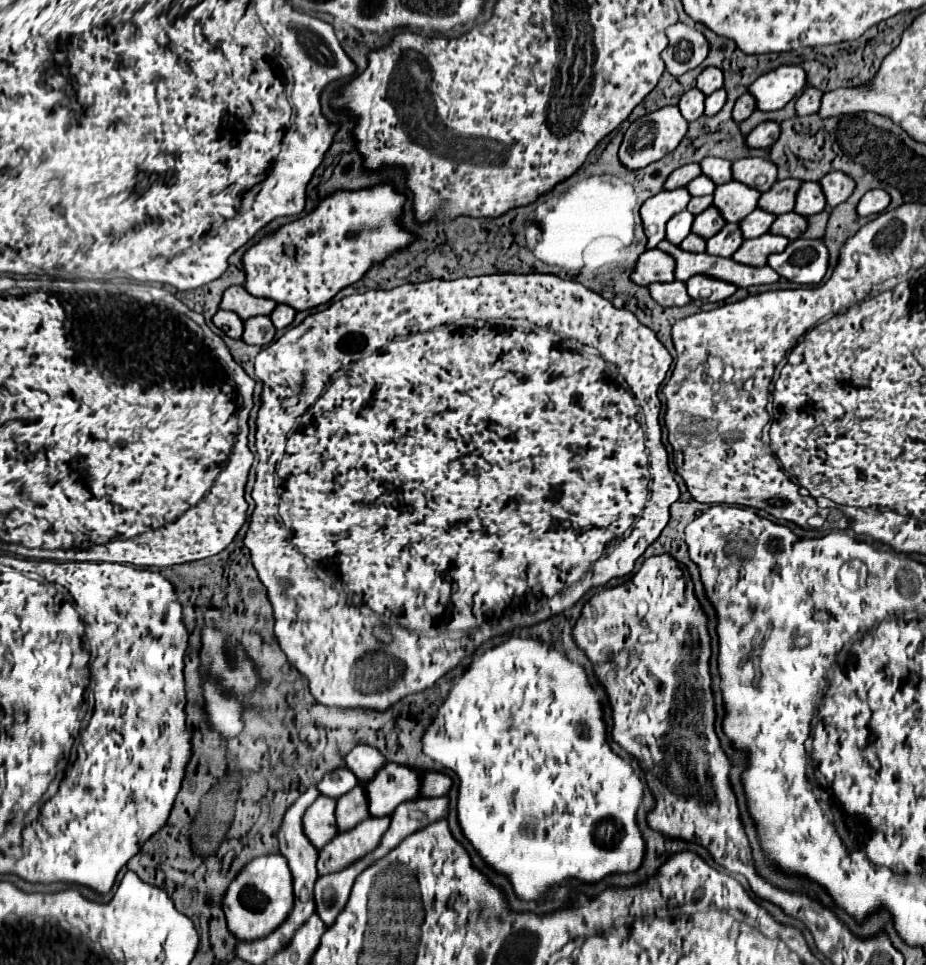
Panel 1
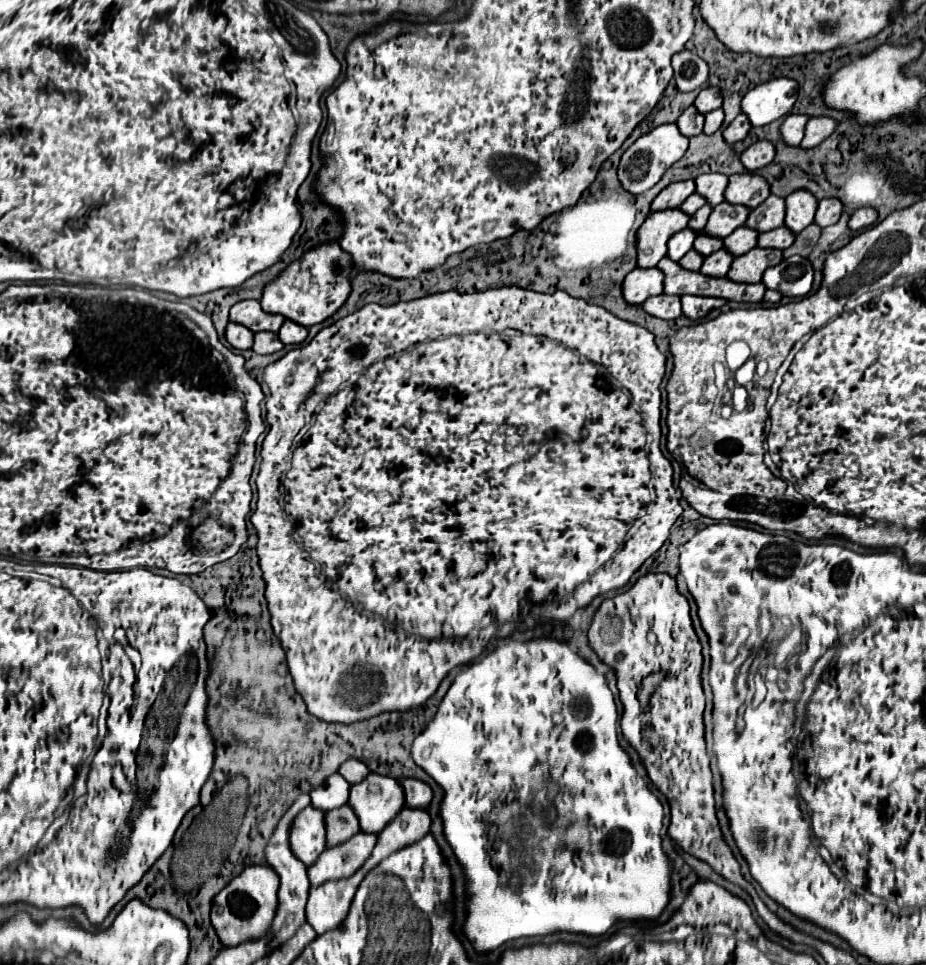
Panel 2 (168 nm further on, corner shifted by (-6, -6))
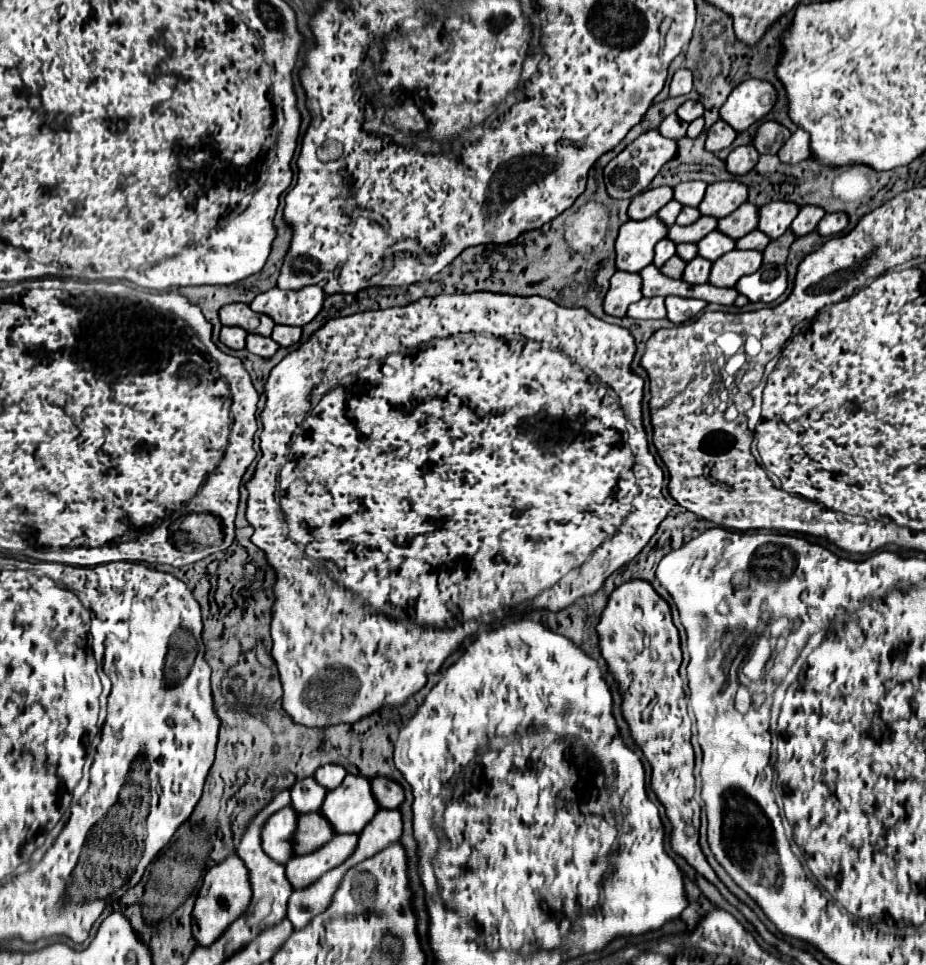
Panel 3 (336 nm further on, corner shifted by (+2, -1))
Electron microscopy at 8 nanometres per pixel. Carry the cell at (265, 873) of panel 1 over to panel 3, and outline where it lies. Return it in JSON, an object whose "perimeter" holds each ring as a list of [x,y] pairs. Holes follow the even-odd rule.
{"perimeter":[[[229,855],[221,863],[215,863],[211,869],[207,869],[203,877],[203,885],[199,887],[195,907],[191,913],[191,931],[197,941],[197,945],[211,945],[219,935],[233,923],[233,919],[239,919],[243,911],[249,907],[251,901],[251,885],[249,885],[249,873],[243,861],[237,855]]]}

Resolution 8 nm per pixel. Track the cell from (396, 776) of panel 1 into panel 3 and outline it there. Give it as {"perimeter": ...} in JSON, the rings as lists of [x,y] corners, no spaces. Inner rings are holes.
{"perimeter":[[[347,775],[343,783],[327,791],[323,807],[319,809],[321,815],[327,815],[335,833],[359,833],[371,817],[375,817],[377,803],[371,795],[371,785],[367,777]]]}

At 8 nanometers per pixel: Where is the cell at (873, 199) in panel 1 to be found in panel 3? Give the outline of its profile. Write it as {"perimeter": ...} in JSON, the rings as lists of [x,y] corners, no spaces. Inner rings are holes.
{"perimeter":[[[829,213],[825,215],[819,225],[817,225],[817,233],[821,237],[831,237],[831,235],[837,235],[841,233],[845,227],[847,227],[847,215],[845,213]]]}

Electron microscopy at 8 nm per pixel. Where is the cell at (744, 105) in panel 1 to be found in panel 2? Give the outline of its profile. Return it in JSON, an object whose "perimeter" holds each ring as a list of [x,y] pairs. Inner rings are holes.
{"perimeter":[[[741,112],[741,114],[725,128],[723,138],[725,138],[729,144],[735,144],[735,142],[743,140],[749,130],[751,130],[751,122],[749,122],[747,116],[743,116],[743,112]]]}

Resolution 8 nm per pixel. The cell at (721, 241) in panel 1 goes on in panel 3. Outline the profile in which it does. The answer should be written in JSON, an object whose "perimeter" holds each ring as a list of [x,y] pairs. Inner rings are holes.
{"perimeter":[[[695,257],[693,261],[687,263],[681,279],[685,283],[691,283],[691,285],[701,285],[701,283],[707,283],[709,271],[711,271],[711,263],[703,257]]]}

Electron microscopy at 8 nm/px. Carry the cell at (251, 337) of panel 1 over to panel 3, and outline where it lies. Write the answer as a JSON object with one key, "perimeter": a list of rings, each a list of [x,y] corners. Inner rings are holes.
{"perimeter":[[[247,335],[247,351],[251,351],[253,355],[259,355],[259,357],[271,357],[277,349],[279,349],[279,345],[277,345],[273,339],[269,339],[269,337]]]}

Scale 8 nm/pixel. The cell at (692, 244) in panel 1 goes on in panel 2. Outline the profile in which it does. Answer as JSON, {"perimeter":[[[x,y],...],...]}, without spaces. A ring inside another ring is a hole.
{"perimeter":[[[693,248],[679,260],[679,264],[687,270],[699,270],[703,264],[703,256],[699,256],[699,252],[695,252]]]}

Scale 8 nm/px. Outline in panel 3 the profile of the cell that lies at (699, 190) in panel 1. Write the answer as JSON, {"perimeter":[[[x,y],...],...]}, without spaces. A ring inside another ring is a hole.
{"perimeter":[[[671,201],[671,203],[667,203],[667,205],[663,207],[663,211],[657,213],[657,219],[659,219],[661,223],[667,223],[667,227],[671,227],[671,225],[675,223],[679,211],[681,211],[681,205],[679,205],[677,201]]]}

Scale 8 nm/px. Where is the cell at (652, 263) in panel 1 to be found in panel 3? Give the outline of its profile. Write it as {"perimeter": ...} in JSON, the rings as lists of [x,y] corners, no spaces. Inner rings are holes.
{"perimeter":[[[617,271],[611,277],[611,287],[603,299],[603,309],[607,315],[625,317],[631,303],[641,299],[641,277],[637,273]]]}

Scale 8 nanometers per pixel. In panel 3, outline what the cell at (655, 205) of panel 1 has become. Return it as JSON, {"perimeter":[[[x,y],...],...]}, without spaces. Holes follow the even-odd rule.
{"perimeter":[[[657,219],[627,221],[615,241],[615,265],[619,271],[639,273],[653,261],[653,247],[667,235],[667,227]]]}

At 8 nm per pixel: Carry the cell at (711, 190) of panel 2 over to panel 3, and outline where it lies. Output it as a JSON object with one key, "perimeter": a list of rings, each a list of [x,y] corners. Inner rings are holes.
{"perimeter":[[[703,181],[679,183],[679,187],[673,187],[673,199],[679,201],[681,205],[697,207],[705,195],[705,189],[707,189],[707,183],[703,183]]]}

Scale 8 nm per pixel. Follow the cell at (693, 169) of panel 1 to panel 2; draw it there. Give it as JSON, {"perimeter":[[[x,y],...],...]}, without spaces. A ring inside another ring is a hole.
{"perimeter":[[[683,180],[683,182],[673,182],[667,188],[659,192],[659,196],[653,200],[651,210],[665,210],[665,208],[679,208],[687,196],[695,192],[695,180]]]}

